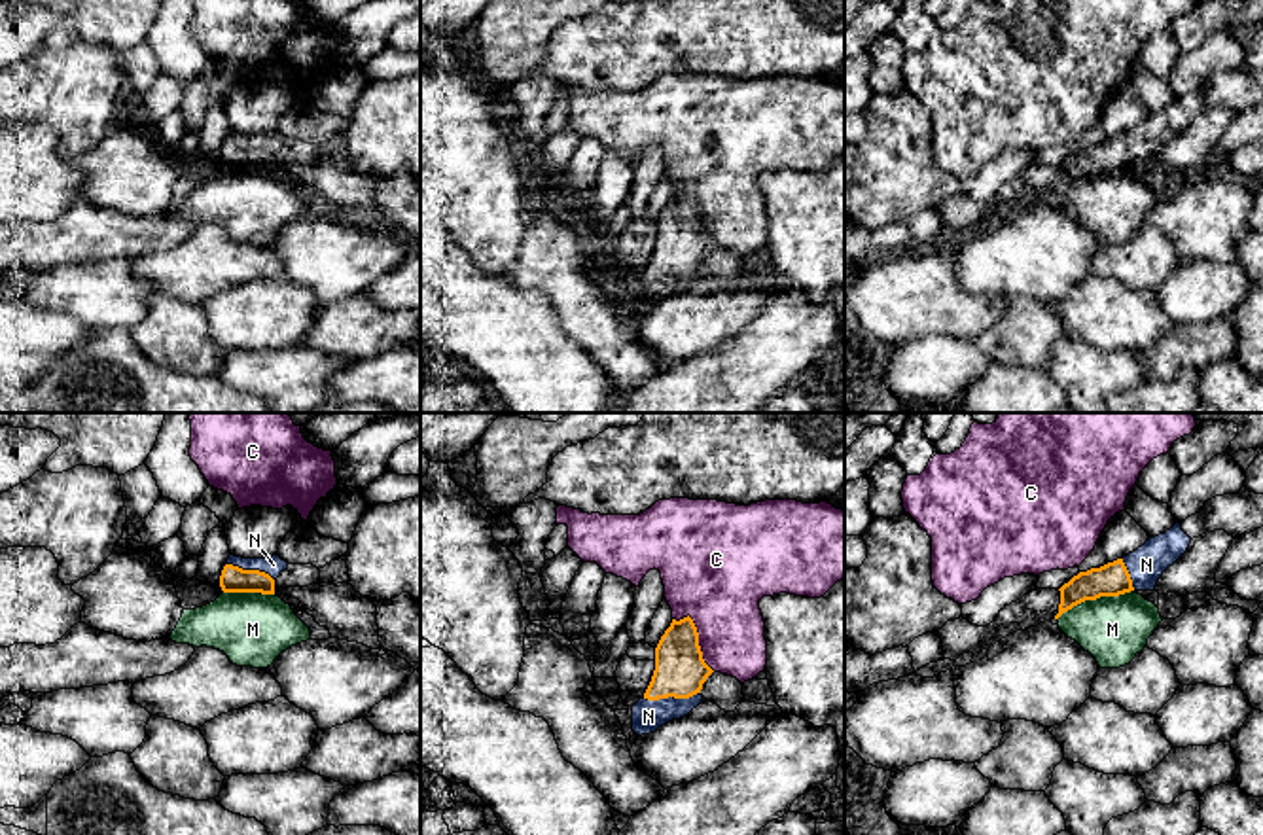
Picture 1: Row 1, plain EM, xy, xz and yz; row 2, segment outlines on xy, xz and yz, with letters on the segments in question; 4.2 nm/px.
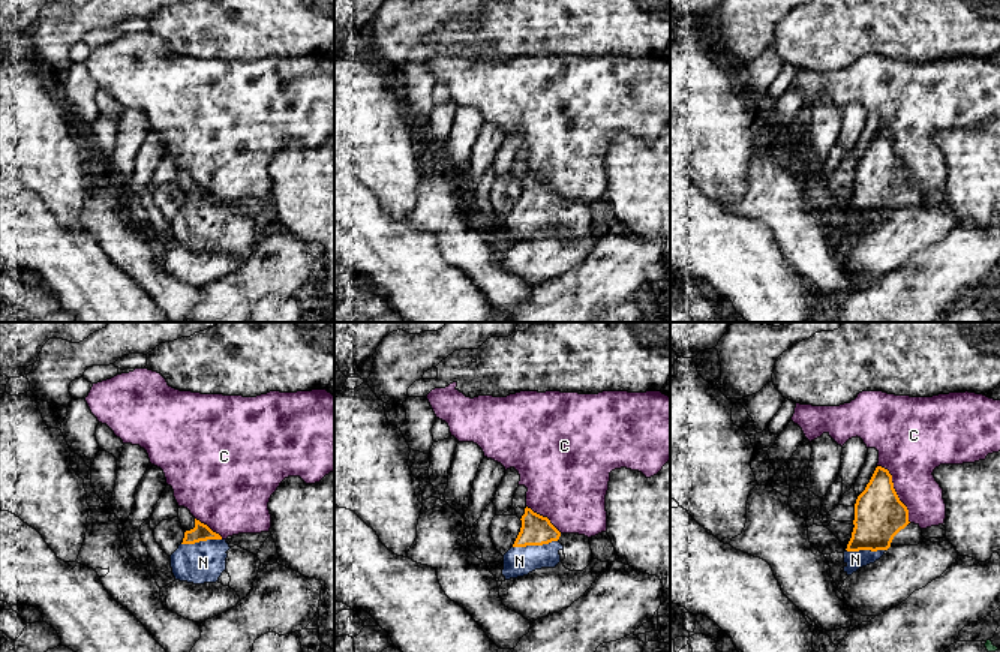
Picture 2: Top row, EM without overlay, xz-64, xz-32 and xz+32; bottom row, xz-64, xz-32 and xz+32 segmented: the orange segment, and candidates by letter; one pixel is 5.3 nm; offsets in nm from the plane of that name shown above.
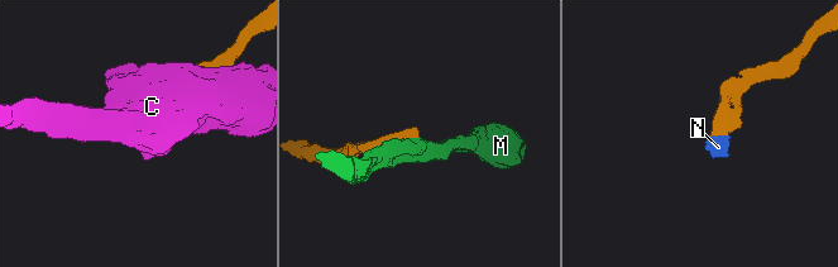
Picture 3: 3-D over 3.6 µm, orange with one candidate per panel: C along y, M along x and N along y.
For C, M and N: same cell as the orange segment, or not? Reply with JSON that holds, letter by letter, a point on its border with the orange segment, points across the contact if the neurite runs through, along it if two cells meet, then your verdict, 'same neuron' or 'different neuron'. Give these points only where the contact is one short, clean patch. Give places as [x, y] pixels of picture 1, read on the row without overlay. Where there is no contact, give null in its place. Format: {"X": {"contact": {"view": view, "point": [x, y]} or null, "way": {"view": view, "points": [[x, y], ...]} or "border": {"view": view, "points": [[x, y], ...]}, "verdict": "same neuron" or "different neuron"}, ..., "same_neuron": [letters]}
{"C": {"contact": {"view": "xz", "point": [697, 213]}, "verdict": "different neuron"}, "M": {"contact": {"view": "yz", "point": [1095, 175]}, "border": {"view": "yz", "points": [[1133, 165], [1121, 171], [1085, 175], [1057, 194]]}, "verdict": "different neuron"}, "N": {"contact": {"view": "xz", "point": [671, 271]}, "way": {"view": "xz", "points": [[680, 247], [671, 271], [648, 292]]}, "verdict": "same neuron"}, "same_neuron": ["N"]}

